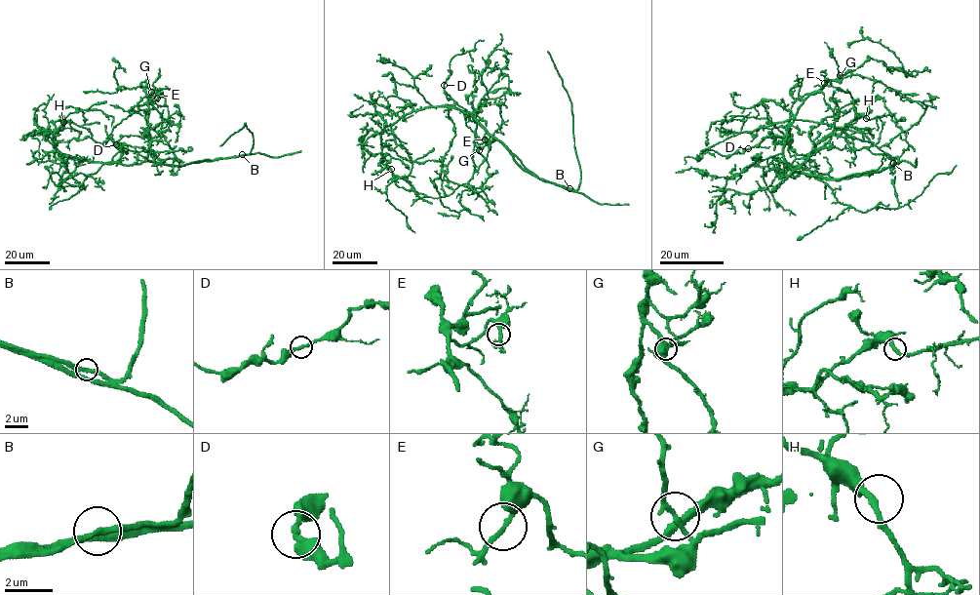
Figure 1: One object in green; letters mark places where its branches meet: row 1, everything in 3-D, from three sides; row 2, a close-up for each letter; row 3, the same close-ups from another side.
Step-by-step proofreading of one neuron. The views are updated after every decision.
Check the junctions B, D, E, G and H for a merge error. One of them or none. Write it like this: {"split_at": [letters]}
{"split_at": []}

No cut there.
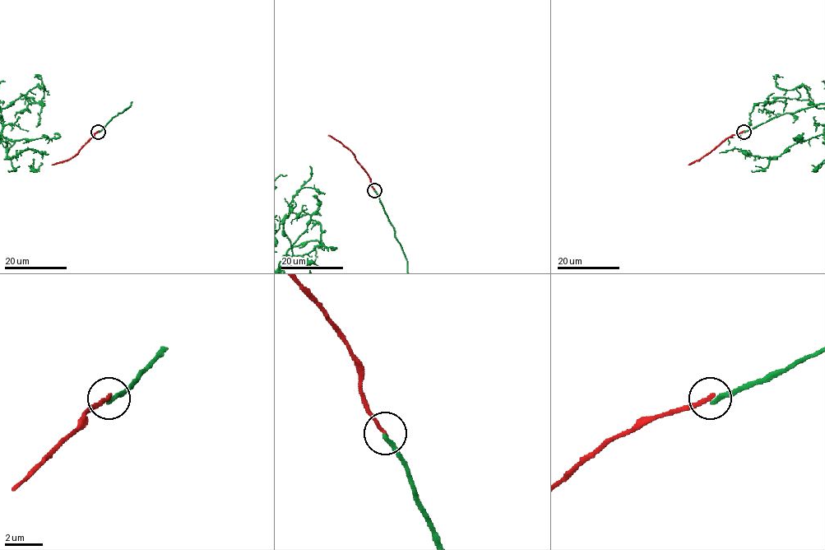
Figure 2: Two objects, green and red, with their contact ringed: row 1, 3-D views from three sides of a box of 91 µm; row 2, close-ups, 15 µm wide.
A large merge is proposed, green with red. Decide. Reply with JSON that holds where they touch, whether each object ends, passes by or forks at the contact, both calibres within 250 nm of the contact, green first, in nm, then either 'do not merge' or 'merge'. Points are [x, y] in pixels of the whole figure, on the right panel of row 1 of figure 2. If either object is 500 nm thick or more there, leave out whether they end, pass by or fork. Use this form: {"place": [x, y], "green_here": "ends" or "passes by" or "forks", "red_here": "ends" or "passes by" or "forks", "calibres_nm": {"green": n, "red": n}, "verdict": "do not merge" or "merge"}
{"place": [743, 132], "green_here": "ends", "red_here": "ends", "calibres_nm": {"green": 240, "red": 200}, "verdict": "do not merge"}

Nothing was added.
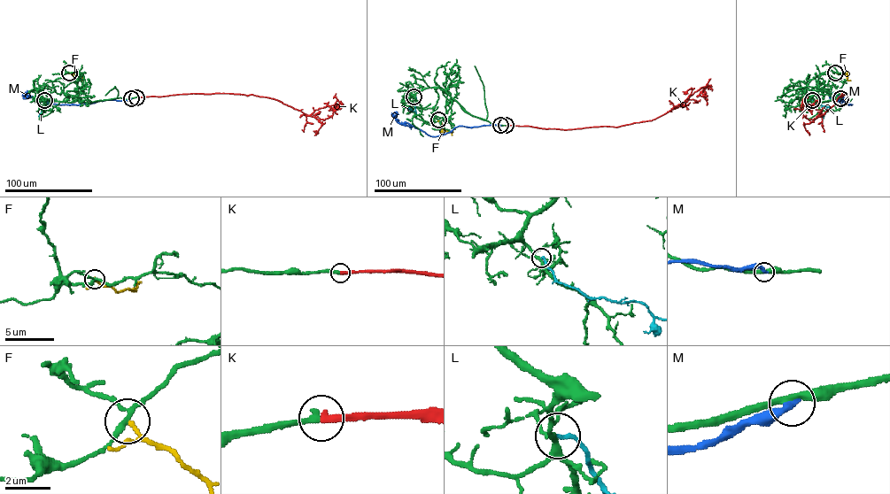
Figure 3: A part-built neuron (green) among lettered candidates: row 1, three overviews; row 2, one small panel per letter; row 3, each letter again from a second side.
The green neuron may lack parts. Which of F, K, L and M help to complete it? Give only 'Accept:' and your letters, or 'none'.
Accept: K

